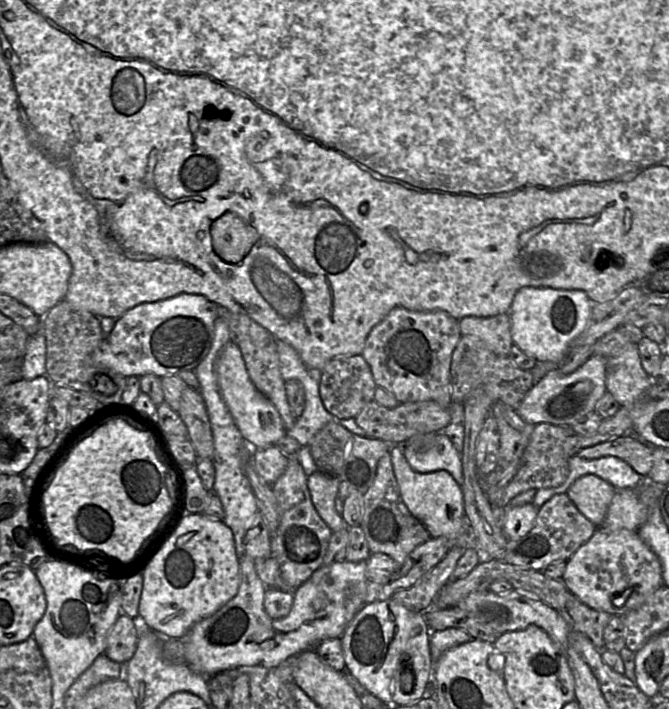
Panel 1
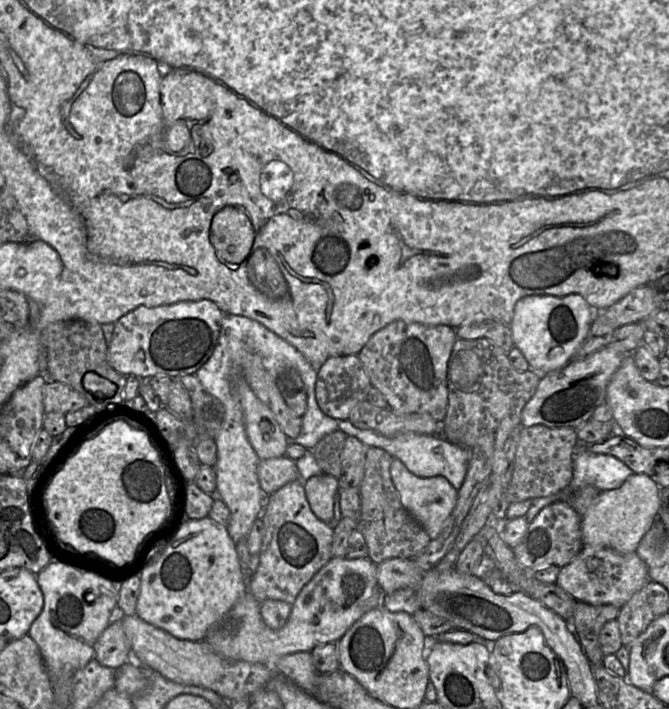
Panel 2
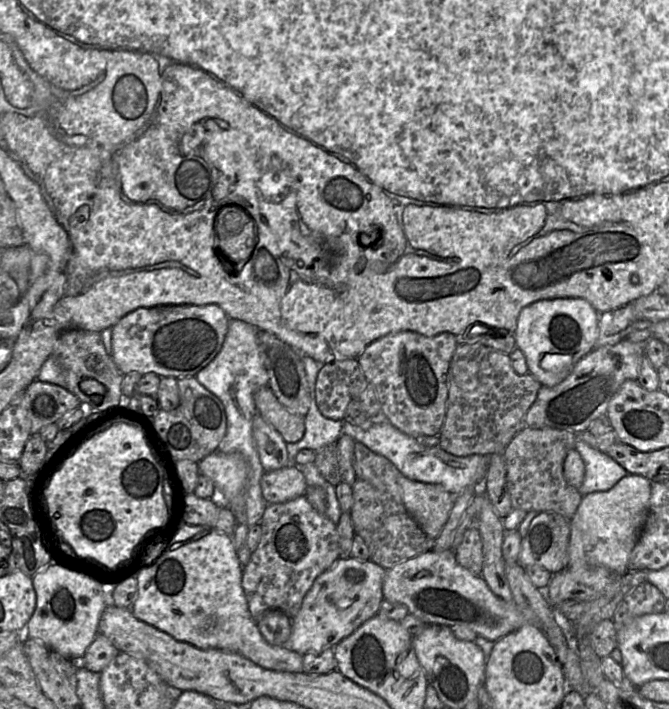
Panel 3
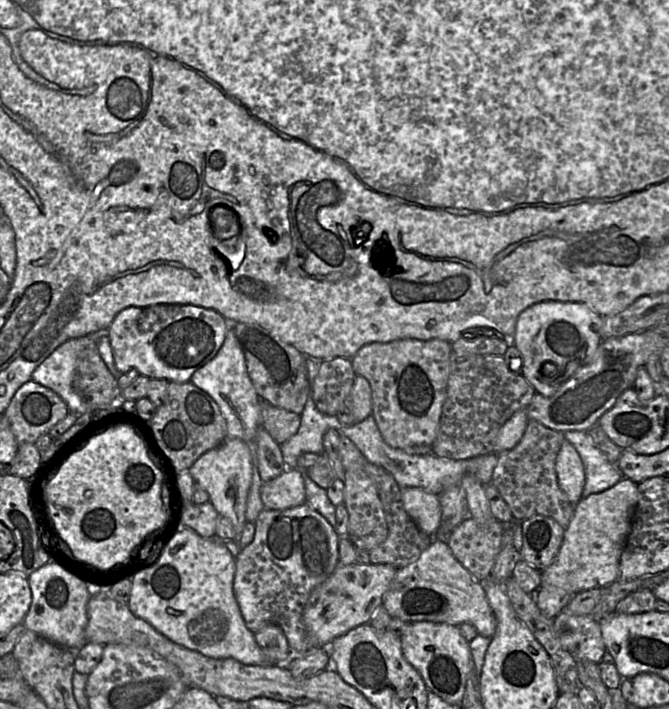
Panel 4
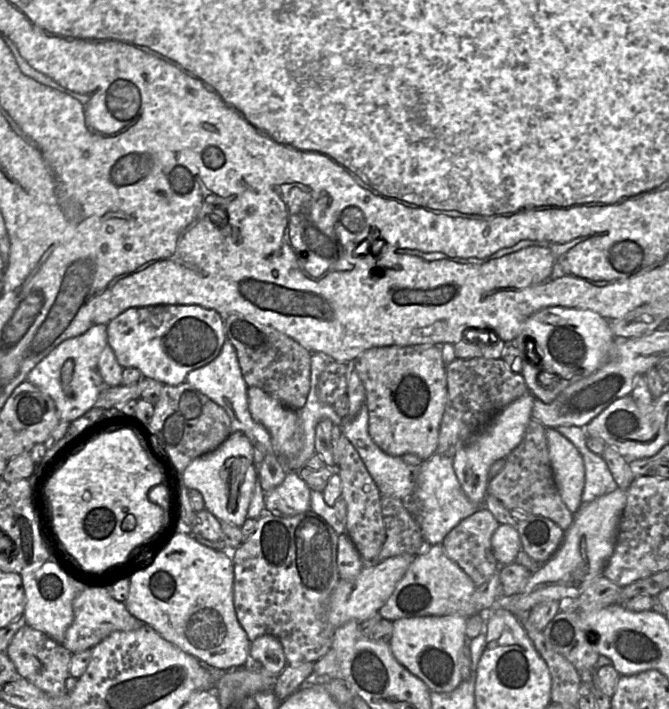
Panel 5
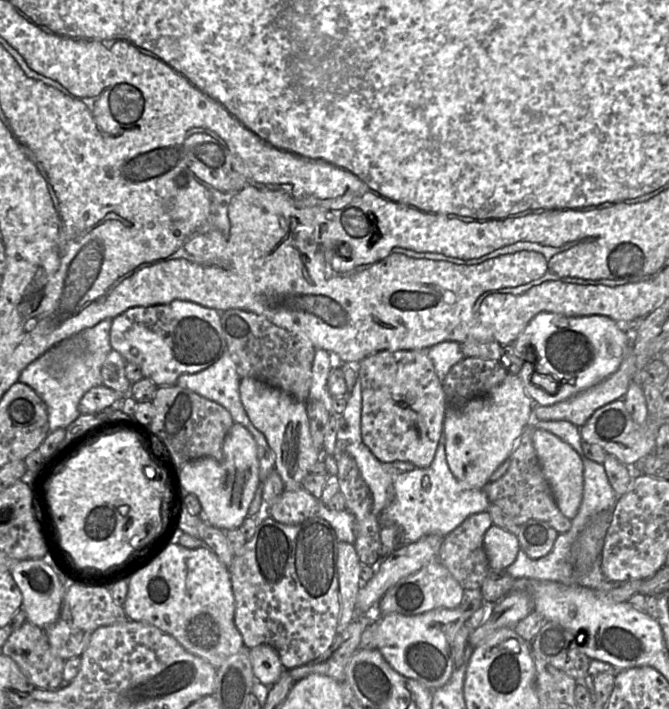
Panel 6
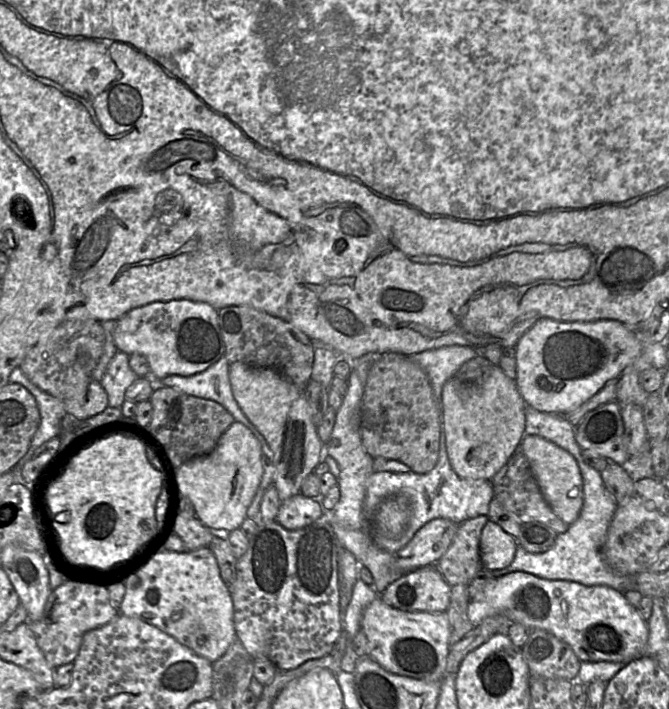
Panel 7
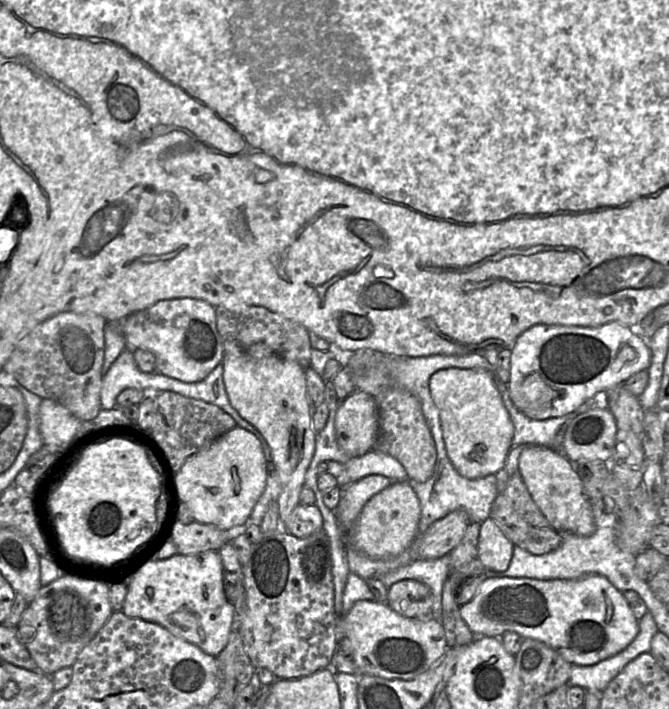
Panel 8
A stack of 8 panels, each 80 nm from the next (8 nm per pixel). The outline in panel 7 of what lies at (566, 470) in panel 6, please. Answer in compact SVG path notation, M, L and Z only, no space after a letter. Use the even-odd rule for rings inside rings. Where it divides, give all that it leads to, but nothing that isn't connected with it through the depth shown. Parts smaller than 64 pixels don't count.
M524 434L520 447L545 500L562 521L572 525L583 506L583 480L577 460L563 448L536 435Z

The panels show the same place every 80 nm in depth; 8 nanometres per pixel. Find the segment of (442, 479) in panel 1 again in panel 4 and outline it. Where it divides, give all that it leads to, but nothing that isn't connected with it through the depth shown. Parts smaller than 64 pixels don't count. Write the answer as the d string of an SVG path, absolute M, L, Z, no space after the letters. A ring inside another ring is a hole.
M401 488L404 509L418 527L431 537L441 524L441 506L436 494L421 488Z

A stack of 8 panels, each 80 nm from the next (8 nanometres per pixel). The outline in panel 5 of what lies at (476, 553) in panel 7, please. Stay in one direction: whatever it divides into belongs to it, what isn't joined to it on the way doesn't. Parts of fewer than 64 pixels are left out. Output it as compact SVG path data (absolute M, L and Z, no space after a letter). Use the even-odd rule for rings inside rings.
M481 507L455 526L441 543L447 556L472 579L476 587L483 585L498 570L498 562L493 554L491 538L499 525L500 523L492 513Z

